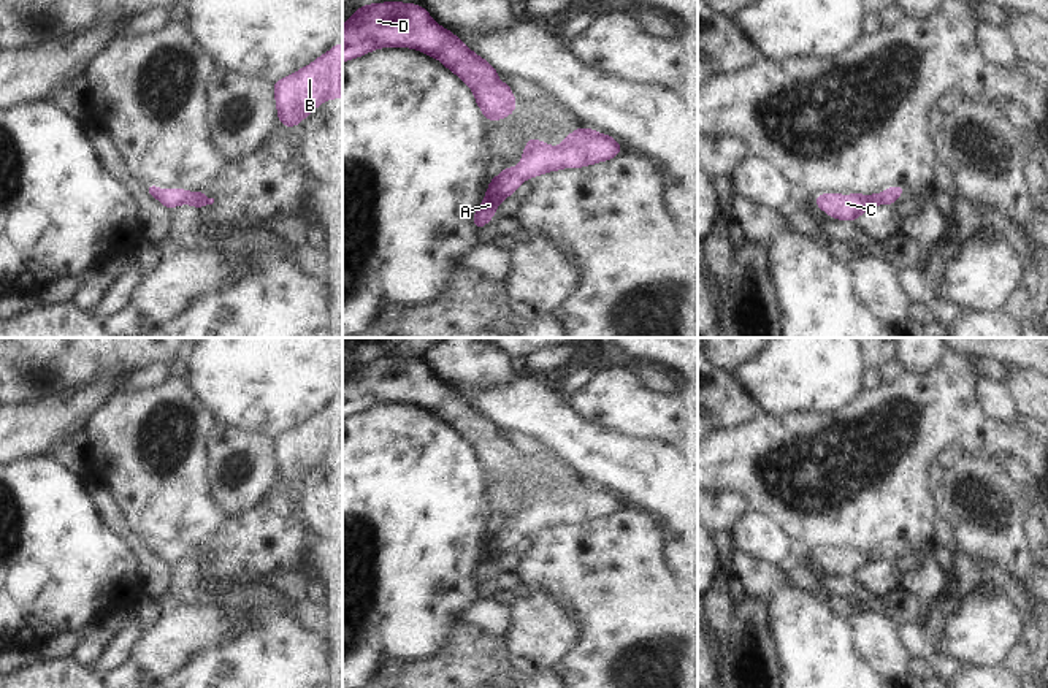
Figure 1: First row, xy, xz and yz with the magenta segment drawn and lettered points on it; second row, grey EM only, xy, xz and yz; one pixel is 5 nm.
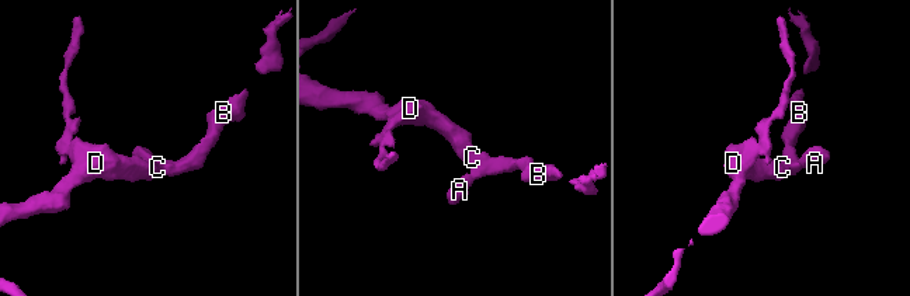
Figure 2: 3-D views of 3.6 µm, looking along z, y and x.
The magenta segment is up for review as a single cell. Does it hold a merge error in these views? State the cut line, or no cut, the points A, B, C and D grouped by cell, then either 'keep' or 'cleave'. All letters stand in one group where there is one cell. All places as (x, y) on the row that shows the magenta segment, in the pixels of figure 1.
no cut; A B C D; keep

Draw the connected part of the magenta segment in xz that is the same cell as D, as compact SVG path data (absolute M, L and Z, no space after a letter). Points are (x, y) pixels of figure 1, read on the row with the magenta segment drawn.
M388 0L365 3L352 13L342 25L342 63L381 48L411 48L438 59L474 92L485 120L503 120L517 109L514 90L496 78L498 70L471 51L453 32L436 24L422 5Z

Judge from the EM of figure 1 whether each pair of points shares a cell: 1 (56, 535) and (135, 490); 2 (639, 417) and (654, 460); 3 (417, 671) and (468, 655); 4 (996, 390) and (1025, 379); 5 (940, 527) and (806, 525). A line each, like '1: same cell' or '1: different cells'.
1: different cells
2: different cells
3: same cell
4: different cells
5: different cells

